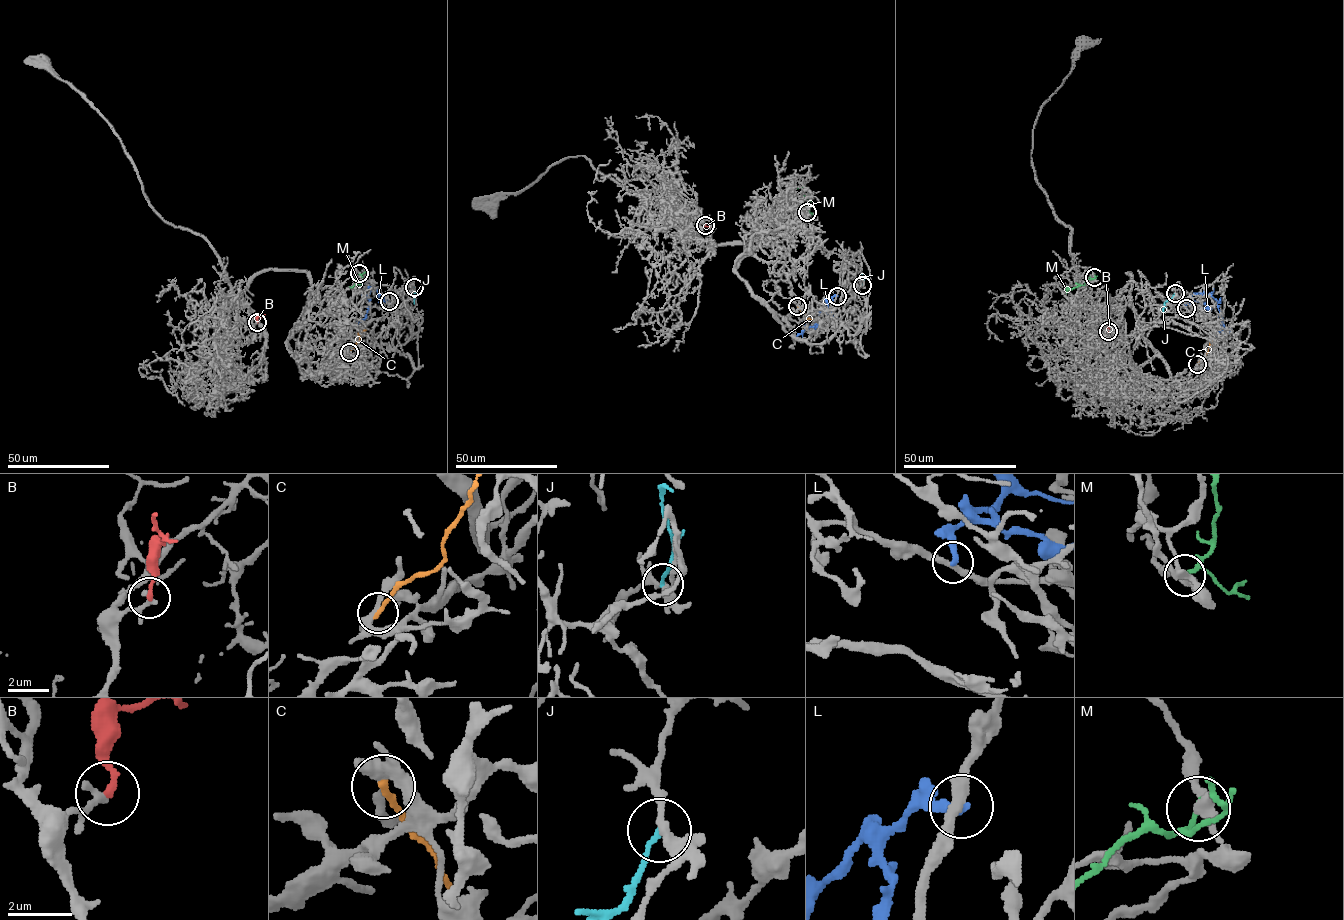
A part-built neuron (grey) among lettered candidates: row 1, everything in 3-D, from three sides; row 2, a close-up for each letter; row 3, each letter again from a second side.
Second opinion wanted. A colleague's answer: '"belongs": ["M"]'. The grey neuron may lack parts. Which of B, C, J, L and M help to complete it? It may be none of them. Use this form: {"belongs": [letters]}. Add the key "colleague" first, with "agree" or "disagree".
{"colleague": "disagree", "belongs": []}

